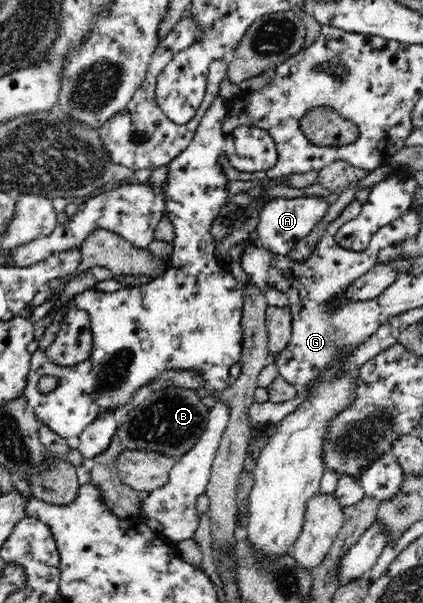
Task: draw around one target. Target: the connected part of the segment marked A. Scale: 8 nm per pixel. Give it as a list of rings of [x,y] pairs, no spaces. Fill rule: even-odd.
[[[323,196],[300,198],[275,198],[262,206],[257,224],[258,242],[276,255],[288,255],[298,242],[320,226],[330,206],[330,199]]]

